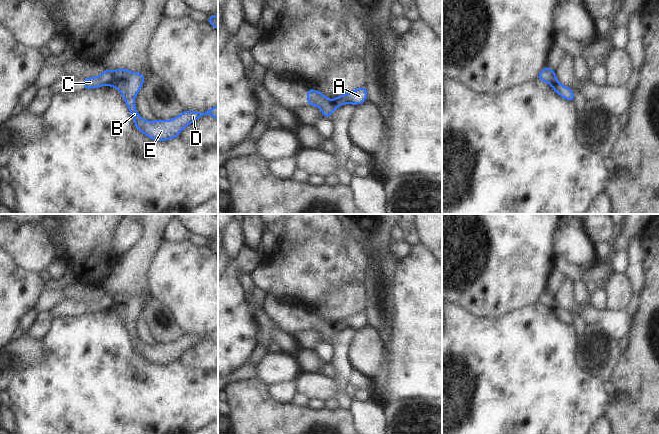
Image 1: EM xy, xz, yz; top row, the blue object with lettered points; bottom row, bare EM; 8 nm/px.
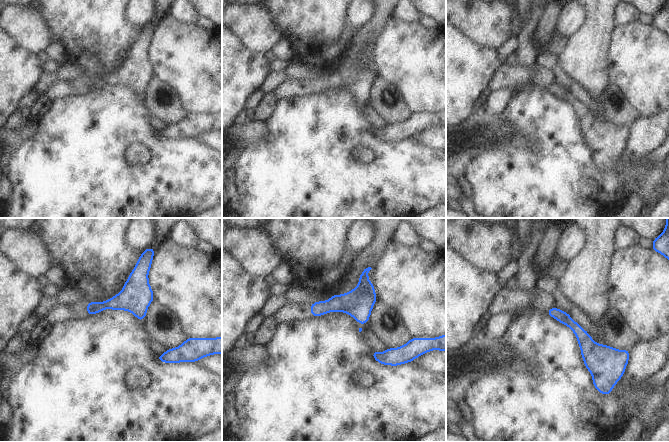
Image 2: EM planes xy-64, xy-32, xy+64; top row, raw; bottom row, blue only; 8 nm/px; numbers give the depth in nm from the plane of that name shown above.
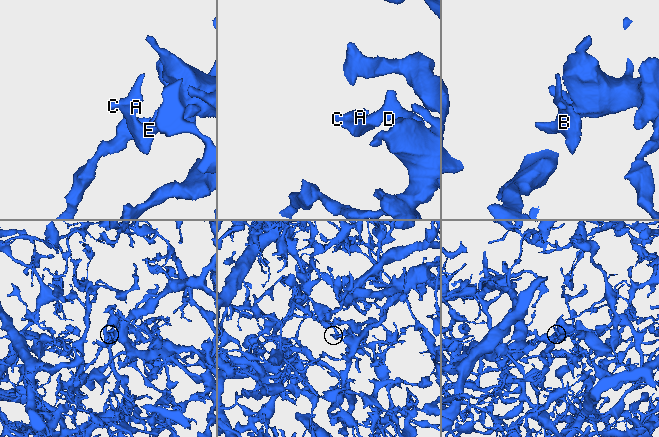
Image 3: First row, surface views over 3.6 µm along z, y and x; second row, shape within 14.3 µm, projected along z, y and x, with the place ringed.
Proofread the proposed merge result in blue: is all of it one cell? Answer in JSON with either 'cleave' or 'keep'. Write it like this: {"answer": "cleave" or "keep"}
{"answer": "keep"}

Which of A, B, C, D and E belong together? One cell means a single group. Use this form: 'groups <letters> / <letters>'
groups A B C D E

